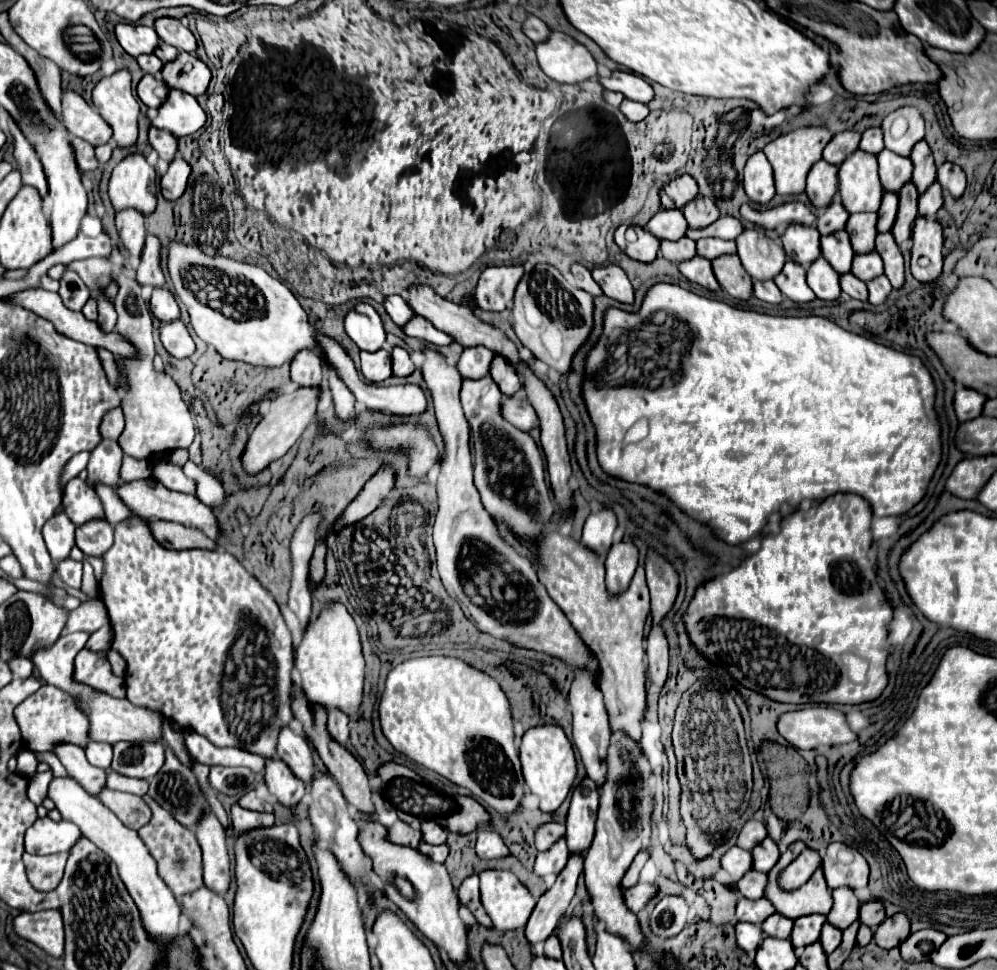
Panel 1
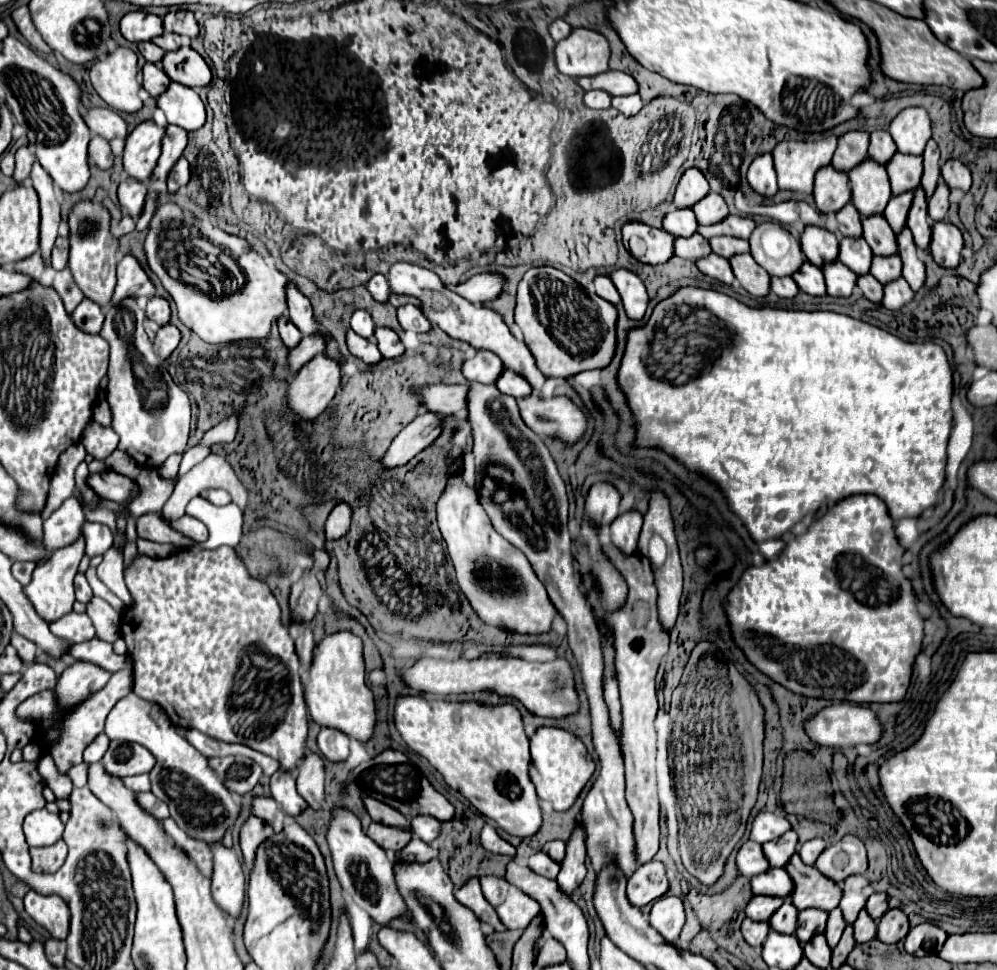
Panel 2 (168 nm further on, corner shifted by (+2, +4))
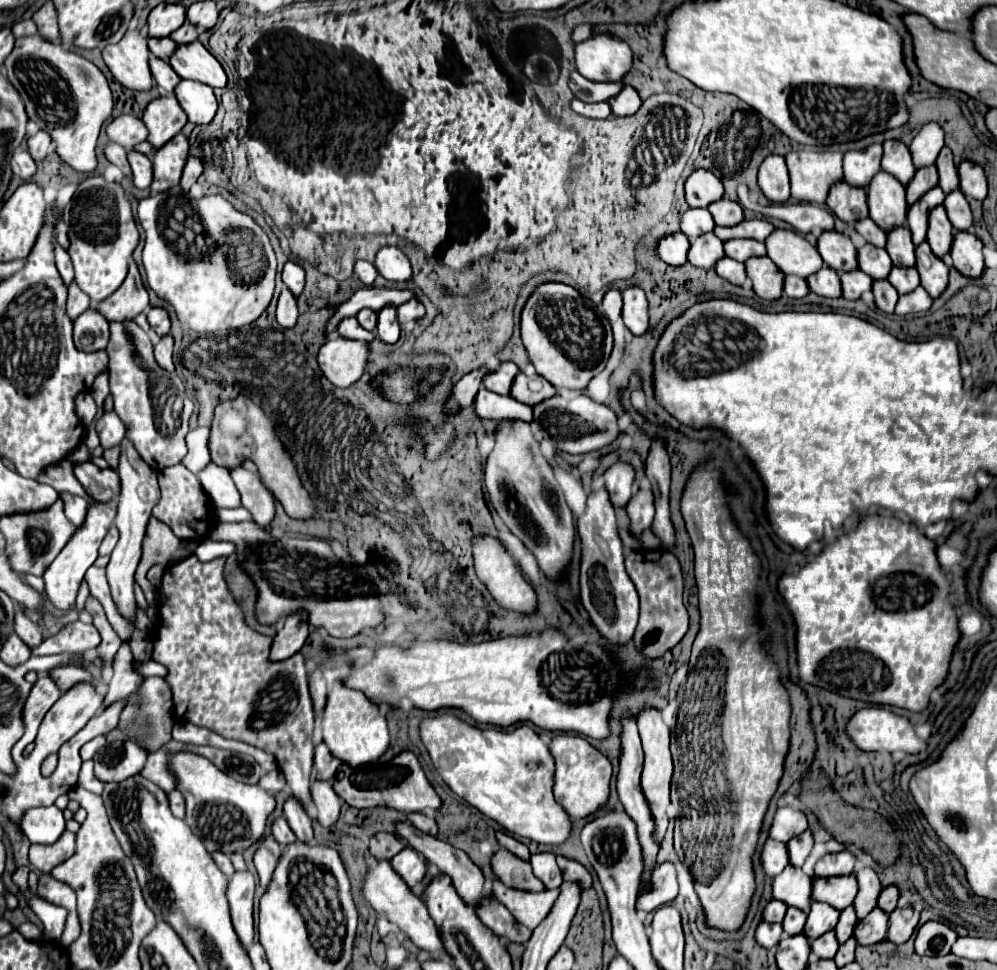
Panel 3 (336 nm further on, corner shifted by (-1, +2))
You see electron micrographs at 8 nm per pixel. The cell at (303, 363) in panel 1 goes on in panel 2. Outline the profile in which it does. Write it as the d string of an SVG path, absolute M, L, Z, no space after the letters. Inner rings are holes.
M281 318L277 324L279 324L279 332L281 332L281 338L283 338L285 346L287 346L289 350L293 350L293 348L301 342L303 334L295 328L293 322L289 322L289 320L285 320L285 318Z

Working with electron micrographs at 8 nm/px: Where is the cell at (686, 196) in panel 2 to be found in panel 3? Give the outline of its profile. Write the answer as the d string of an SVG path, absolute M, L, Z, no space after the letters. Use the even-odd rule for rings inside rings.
M696 170L686 180L686 202L692 208L706 208L724 196L724 186L708 170Z

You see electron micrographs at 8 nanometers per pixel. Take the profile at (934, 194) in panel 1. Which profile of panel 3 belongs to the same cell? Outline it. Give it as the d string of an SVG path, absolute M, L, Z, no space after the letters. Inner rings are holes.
M954 190L952 194L946 196L944 208L956 230L968 230L972 226L972 210L968 206L966 196L960 190Z

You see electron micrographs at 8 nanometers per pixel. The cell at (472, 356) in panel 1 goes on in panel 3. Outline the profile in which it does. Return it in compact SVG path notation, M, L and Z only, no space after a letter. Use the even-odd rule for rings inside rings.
M502 362L494 372L490 372L484 378L484 388L492 390L496 394L510 394L512 382L518 372L520 372L520 368L514 362Z

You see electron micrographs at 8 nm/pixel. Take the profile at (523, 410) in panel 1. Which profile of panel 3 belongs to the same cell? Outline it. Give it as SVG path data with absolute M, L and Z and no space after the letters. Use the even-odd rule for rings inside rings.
M584 394L572 396L572 398L554 396L554 398L548 398L540 404L536 404L534 422L540 426L542 436L548 442L552 442L556 450L562 450L568 454L586 454L592 450L600 450L600 448L612 444L620 434L616 412L610 406L598 404Z

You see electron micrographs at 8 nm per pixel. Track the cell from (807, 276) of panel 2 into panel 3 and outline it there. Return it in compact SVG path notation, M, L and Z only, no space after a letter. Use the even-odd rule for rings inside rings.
M824 266L822 270L818 270L816 274L806 278L810 290L818 296L826 296L826 298L840 298L842 296L842 288L840 288L840 278L838 272Z

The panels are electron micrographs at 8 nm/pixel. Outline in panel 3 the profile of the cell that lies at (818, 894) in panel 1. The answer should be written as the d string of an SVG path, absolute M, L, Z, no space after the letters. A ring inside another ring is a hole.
M854 874L840 878L814 878L812 898L836 906L836 910L844 910L854 902L856 892L858 892L858 882Z

